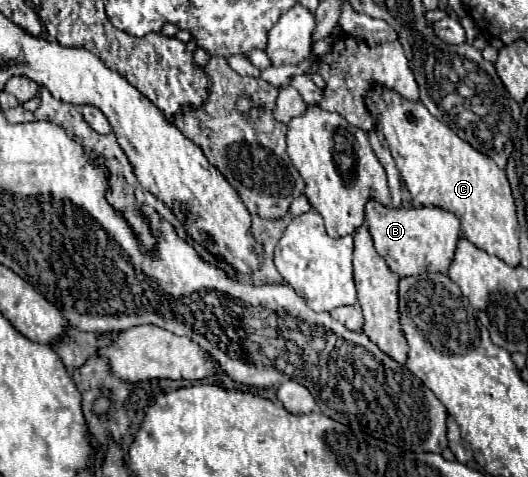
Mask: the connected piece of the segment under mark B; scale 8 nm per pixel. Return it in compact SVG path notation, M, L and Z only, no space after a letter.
M369 198L365 204L365 224L375 242L377 254L387 262L391 272L399 276L415 276L423 272L447 272L455 238L459 238L459 218L439 206L385 206Z

